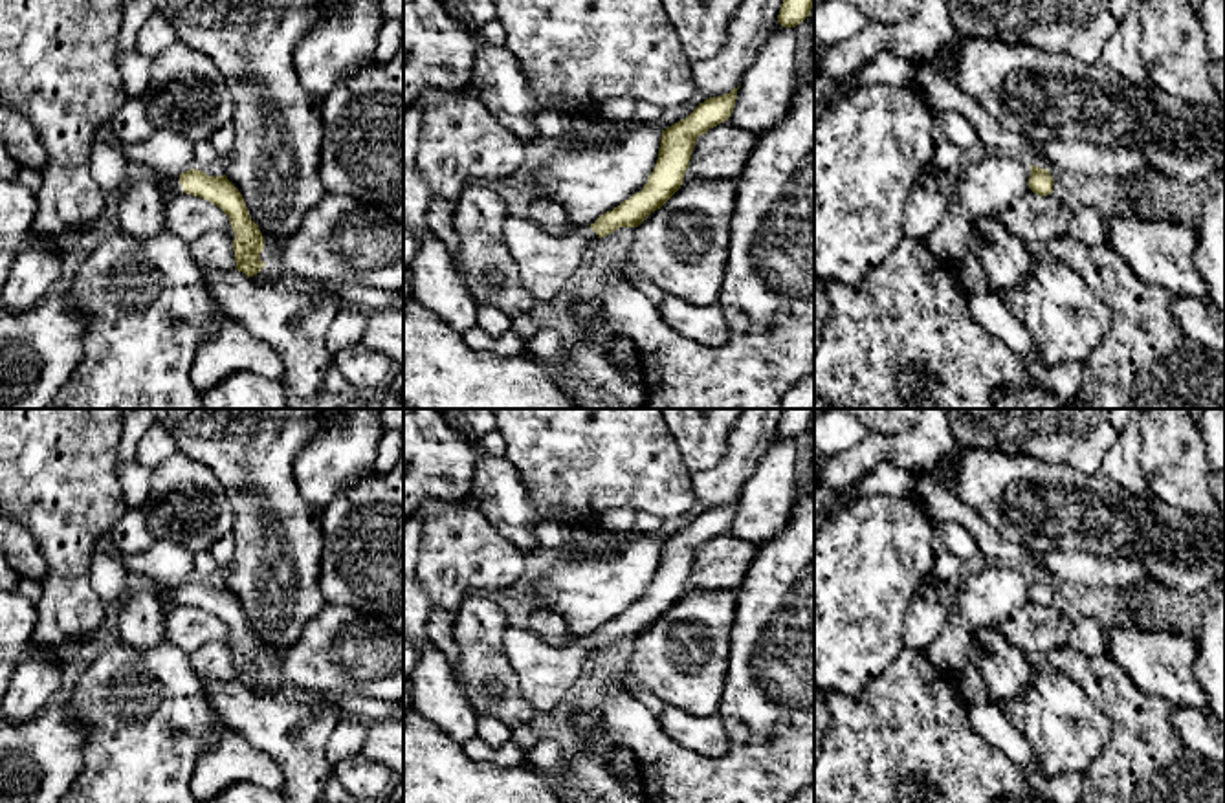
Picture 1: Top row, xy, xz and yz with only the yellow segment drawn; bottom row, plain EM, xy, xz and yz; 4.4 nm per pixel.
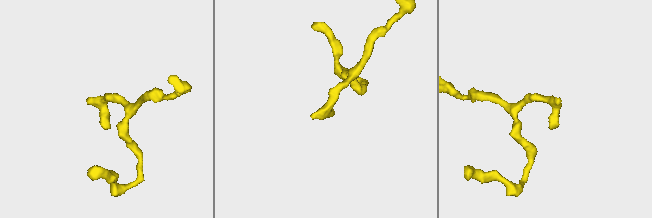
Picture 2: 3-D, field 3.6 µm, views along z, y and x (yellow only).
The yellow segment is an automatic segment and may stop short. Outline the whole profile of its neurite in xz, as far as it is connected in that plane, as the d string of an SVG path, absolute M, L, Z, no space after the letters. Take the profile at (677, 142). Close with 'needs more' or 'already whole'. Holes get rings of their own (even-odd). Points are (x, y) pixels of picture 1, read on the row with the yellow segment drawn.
M737 88L710 97L682 121L662 130L658 160L642 191L601 214L594 224L550 231L530 218L506 216L502 233L524 288L535 301L565 295L563 284L590 258L594 244L620 227L638 227L682 185L699 136L728 121Z; needs more

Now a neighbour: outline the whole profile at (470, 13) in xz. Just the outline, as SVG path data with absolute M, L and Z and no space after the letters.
M446 0L444 7L462 28L482 29L497 16L493 0Z

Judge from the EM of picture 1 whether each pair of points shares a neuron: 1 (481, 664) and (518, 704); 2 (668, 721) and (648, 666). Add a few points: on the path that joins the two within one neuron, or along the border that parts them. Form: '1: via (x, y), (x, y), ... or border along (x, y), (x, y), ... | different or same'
1: via (494, 668), (510, 684), (510, 692) | same
2: border along (666, 704), (708, 717) | different

